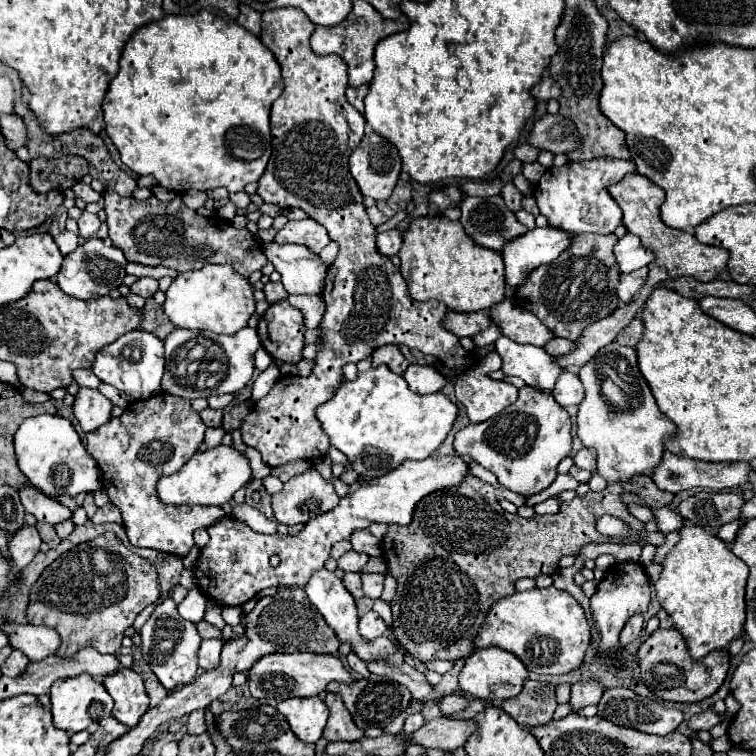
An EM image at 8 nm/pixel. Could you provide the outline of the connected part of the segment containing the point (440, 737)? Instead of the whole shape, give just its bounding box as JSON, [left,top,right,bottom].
[406,716,474,752]

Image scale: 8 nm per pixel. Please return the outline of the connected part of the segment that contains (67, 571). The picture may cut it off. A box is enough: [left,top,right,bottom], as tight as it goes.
[26,532,158,656]

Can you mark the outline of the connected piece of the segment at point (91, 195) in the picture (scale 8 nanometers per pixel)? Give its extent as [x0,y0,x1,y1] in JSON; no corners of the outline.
[74,182,102,204]

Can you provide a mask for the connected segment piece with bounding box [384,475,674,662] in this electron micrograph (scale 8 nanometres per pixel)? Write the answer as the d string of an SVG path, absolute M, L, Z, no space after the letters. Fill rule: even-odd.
M638 475L630 480L630 484L608 484L602 492L592 492L592 490L590 490L590 492L584 494L584 496L576 496L572 502L562 502L558 514L546 514L546 516L536 516L536 518L532 518L532 520L526 520L526 518L520 518L518 514L508 514L508 512L504 512L502 506L498 504L498 500L496 500L496 496L494 496L494 488L492 488L490 484L482 482L482 480L476 478L476 476L466 476L466 478L462 480L462 484L456 484L456 486L450 486L450 488L444 488L444 490L442 490L442 498L450 498L450 546L448 546L448 544L446 544L446 546L440 544L440 542L444 542L442 536L438 534L438 530L434 530L432 522L426 522L424 518L414 518L414 522L412 522L410 526L392 526L392 524L390 524L390 528L388 528L388 532L386 532L386 536L384 536L384 544L386 544L384 558L386 558L386 562L388 562L390 574L392 574L394 580L398 582L396 596L394 596L394 600L392 600L392 616L394 616L394 624L392 624L392 626L394 626L394 634L396 634L396 638L398 638L398 642L402 644L402 648L404 648L406 652L410 652L412 656L416 656L418 660L422 660L422 662L428 662L428 660L460 660L462 656L466 658L466 656L470 656L470 654L474 652L472 640L474 640L474 636L476 636L476 632L478 632L478 626L484 622L484 618L486 618L490 606L492 606L496 600L500 600L502 596L512 594L516 580L520 580L520 578L538 578L538 576L542 576L542 574L552 576L552 574L558 570L558 562L560 562L560 558L562 558L562 552L576 556L584 544L590 544L590 542L612 542L612 540L618 540L618 542L620 542L620 540L628 540L628 542L630 542L630 538L636 538L636 536L640 538L640 536L642 536L640 530L644 532L644 524L628 512L628 506L626 506L626 502L622 500L622 496L624 496L626 492L638 494L638 496L644 500L644 506L648 506L648 508L652 508L652 510L658 510L658 508L662 508L662 506L670 506L670 504L672 504L672 498L674 498L670 492L660 490L656 484L654 484L652 478L645 475ZM604 514L610 514L610 516L616 516L616 518L624 520L624 522L628 524L628 528L630 528L630 534L628 534L626 538L602 536L602 534L596 530L596 520L598 520L600 516L604 516Z

